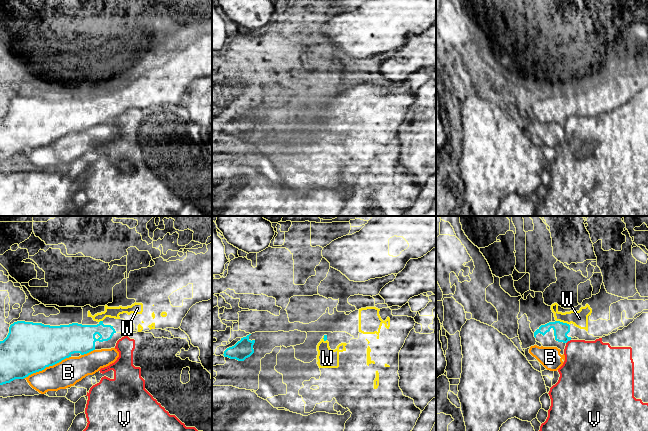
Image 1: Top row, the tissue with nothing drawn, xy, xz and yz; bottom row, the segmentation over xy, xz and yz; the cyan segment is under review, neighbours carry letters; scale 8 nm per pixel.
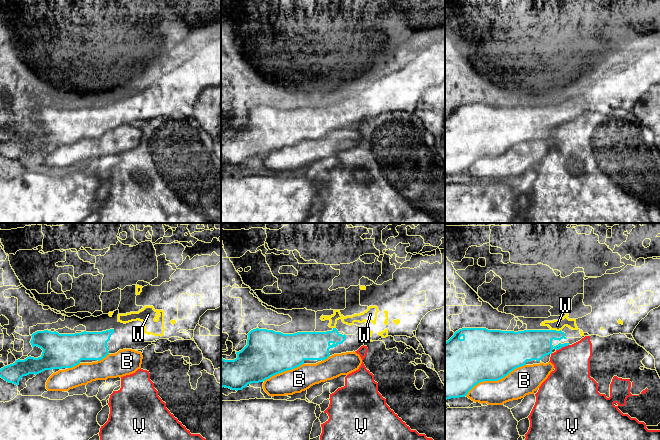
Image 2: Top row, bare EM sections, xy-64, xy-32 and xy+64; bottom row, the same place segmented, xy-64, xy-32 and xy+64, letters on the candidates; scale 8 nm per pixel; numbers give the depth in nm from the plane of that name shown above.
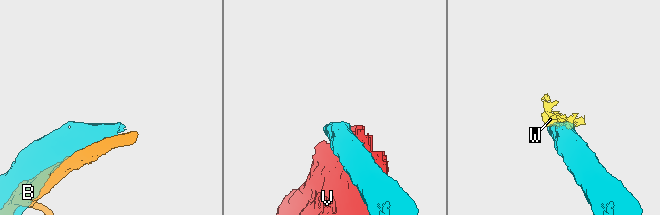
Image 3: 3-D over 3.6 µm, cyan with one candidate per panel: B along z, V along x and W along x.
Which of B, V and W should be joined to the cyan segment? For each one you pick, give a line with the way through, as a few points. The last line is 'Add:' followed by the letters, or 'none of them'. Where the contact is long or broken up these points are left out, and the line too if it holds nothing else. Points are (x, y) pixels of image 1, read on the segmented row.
W: runs through yz (561, 329), (562, 322), (566, 318), (579, 318)
Add: W

